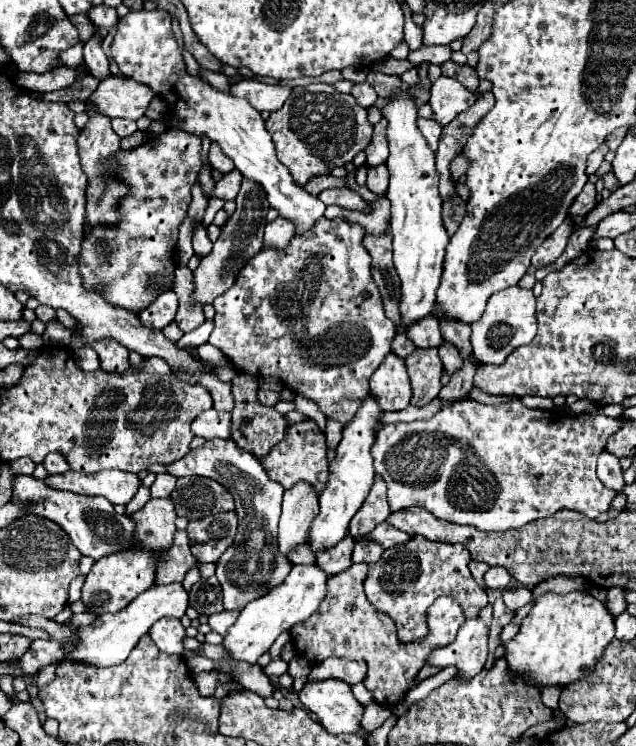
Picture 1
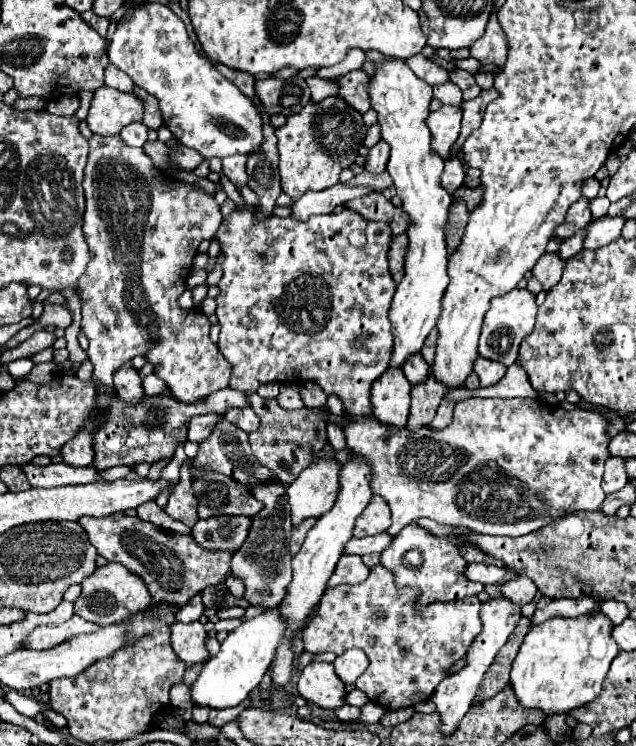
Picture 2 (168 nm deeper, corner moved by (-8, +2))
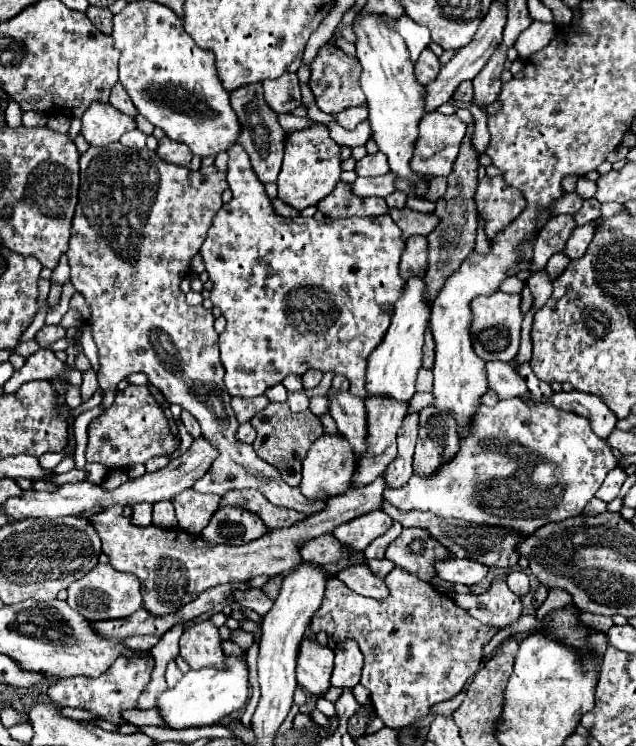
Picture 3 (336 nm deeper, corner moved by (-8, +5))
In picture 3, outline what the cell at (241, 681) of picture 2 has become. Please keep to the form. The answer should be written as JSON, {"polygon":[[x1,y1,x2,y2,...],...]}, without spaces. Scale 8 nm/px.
{"polygon":[[228,655,224,659,224,667,204,667,198,671,188,671,182,681,162,693,158,697,156,707,160,709,160,715,172,729,186,729,186,727,202,727,202,725,214,725,222,717,238,711,244,707,248,699,248,665,238,655]]}

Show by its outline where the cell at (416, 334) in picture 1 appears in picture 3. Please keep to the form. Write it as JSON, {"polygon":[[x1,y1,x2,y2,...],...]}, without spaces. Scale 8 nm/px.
{"polygon":[[426,329,426,343,424,343,424,367,432,369,434,363,434,339,432,339,432,331]]}

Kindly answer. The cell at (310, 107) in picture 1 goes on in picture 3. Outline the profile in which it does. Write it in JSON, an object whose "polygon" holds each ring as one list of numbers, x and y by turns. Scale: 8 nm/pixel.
{"polygon":[[312,121,310,127,288,135,284,143,284,163,278,175,278,199,292,205,294,209,302,211,310,205,322,201,340,181,340,145,332,141,330,127,324,123]]}

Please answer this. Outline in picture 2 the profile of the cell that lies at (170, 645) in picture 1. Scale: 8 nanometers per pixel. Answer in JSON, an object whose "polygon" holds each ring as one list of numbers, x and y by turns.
{"polygon":[[200,622,172,624,172,648,188,666,202,664,210,658,206,650,206,628]]}

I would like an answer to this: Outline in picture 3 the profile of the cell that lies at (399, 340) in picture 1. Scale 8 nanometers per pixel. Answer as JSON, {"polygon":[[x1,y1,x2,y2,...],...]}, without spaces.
{"polygon":[[420,369,418,379,416,379,416,391,432,391,432,371,430,369]]}

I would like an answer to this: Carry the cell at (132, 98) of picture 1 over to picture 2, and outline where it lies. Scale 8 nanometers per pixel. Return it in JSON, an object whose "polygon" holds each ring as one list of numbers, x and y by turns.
{"polygon":[[102,86,94,92,86,124,98,136,114,136,120,134,124,126,142,122,142,114,142,100,138,100,134,94,124,94]]}

